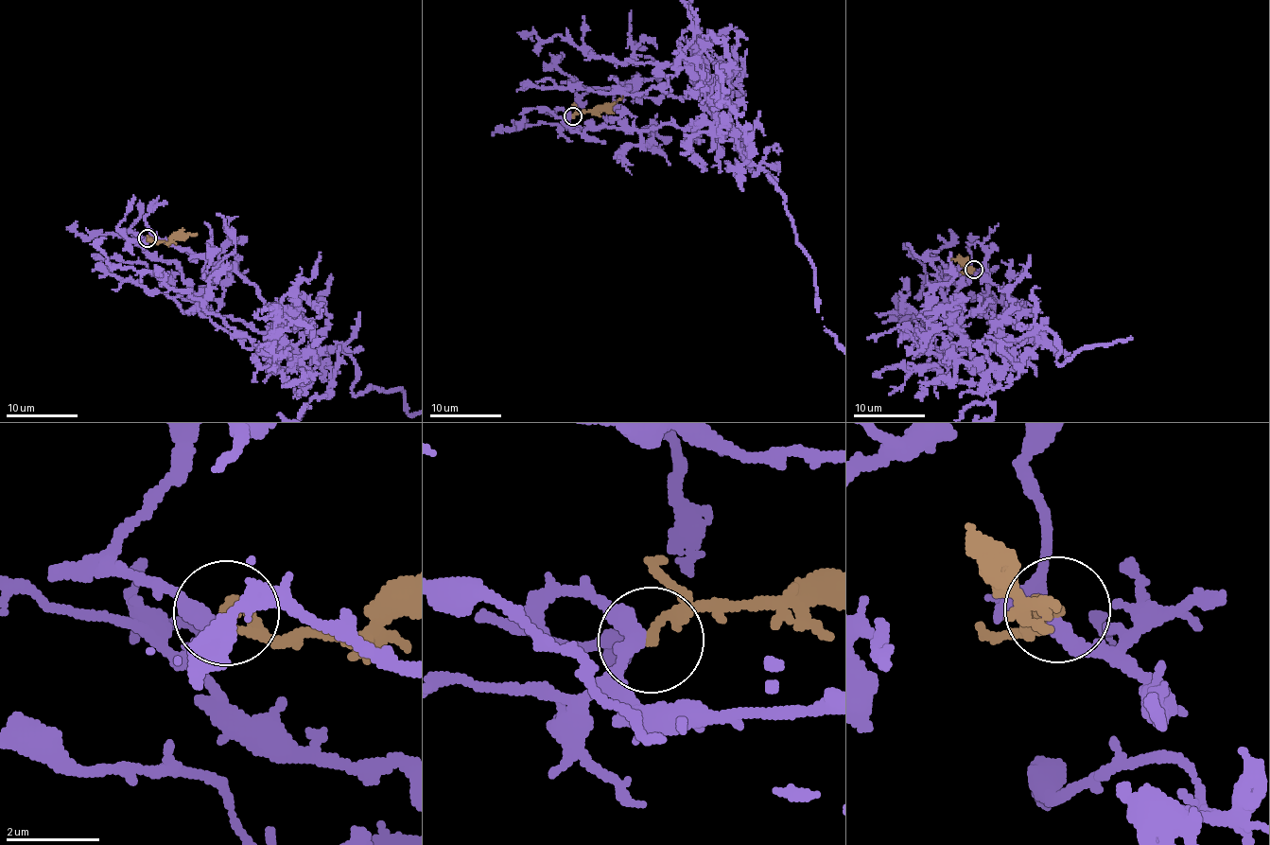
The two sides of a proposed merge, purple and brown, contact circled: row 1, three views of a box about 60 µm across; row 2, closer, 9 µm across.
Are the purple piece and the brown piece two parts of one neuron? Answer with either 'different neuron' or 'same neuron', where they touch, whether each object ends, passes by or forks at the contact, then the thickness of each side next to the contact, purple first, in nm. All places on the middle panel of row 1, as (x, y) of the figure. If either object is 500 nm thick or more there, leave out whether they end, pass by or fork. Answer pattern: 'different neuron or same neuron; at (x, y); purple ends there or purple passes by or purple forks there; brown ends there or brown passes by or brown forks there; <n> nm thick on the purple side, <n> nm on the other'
same neuron; at (572, 116); purple passes by; brown ends there; 360 nm thick on the purple side, 220 nm on the other

